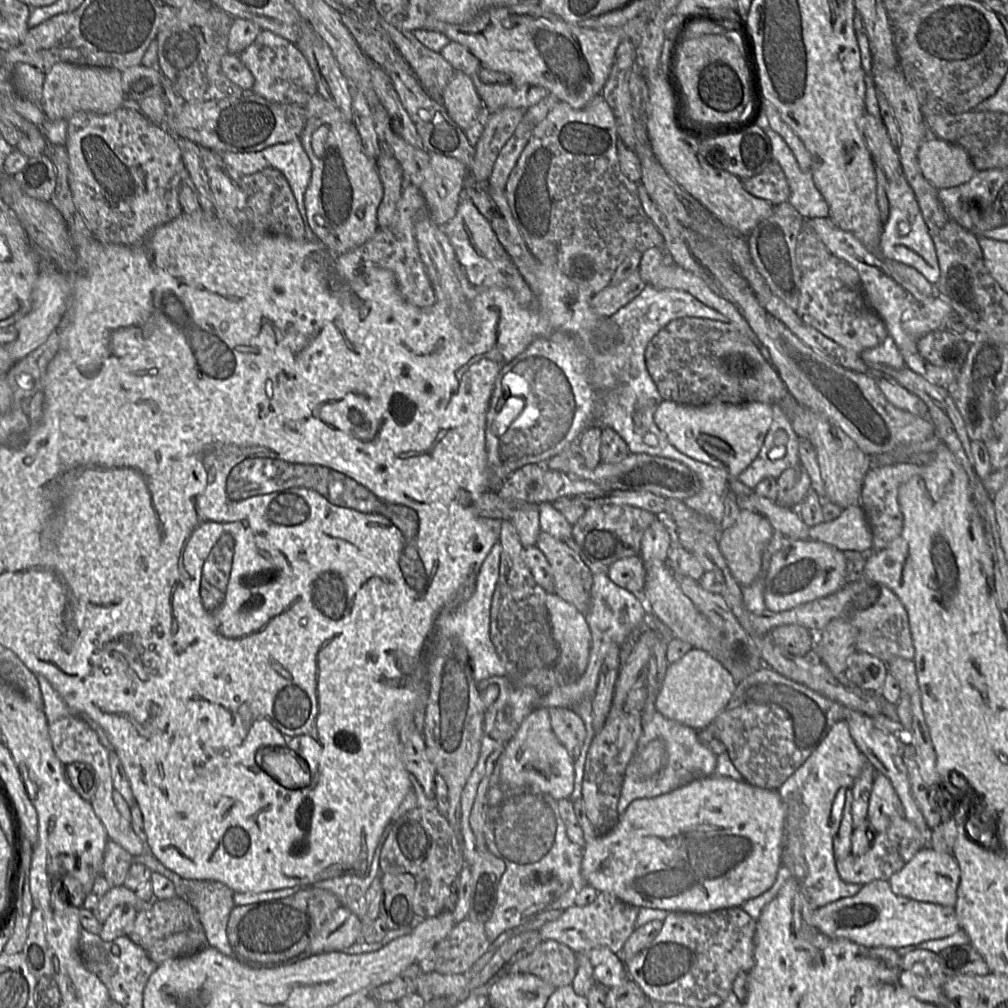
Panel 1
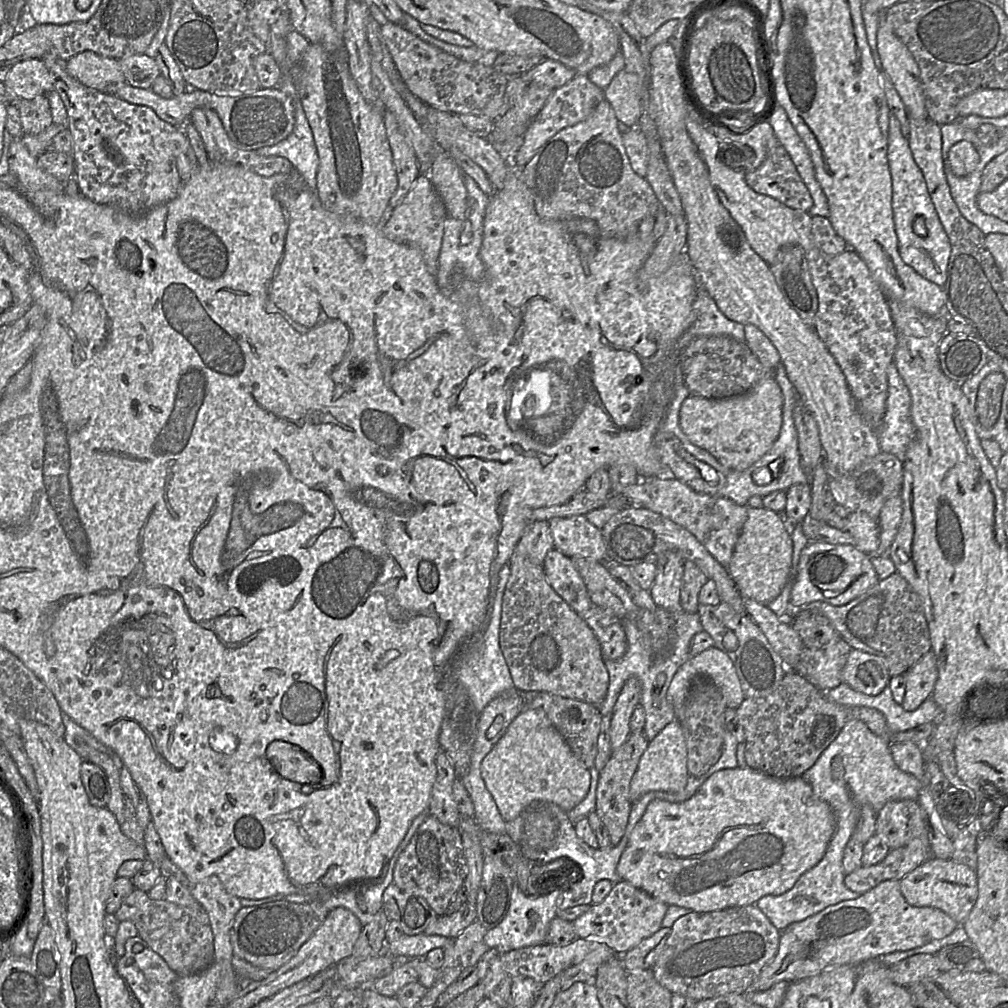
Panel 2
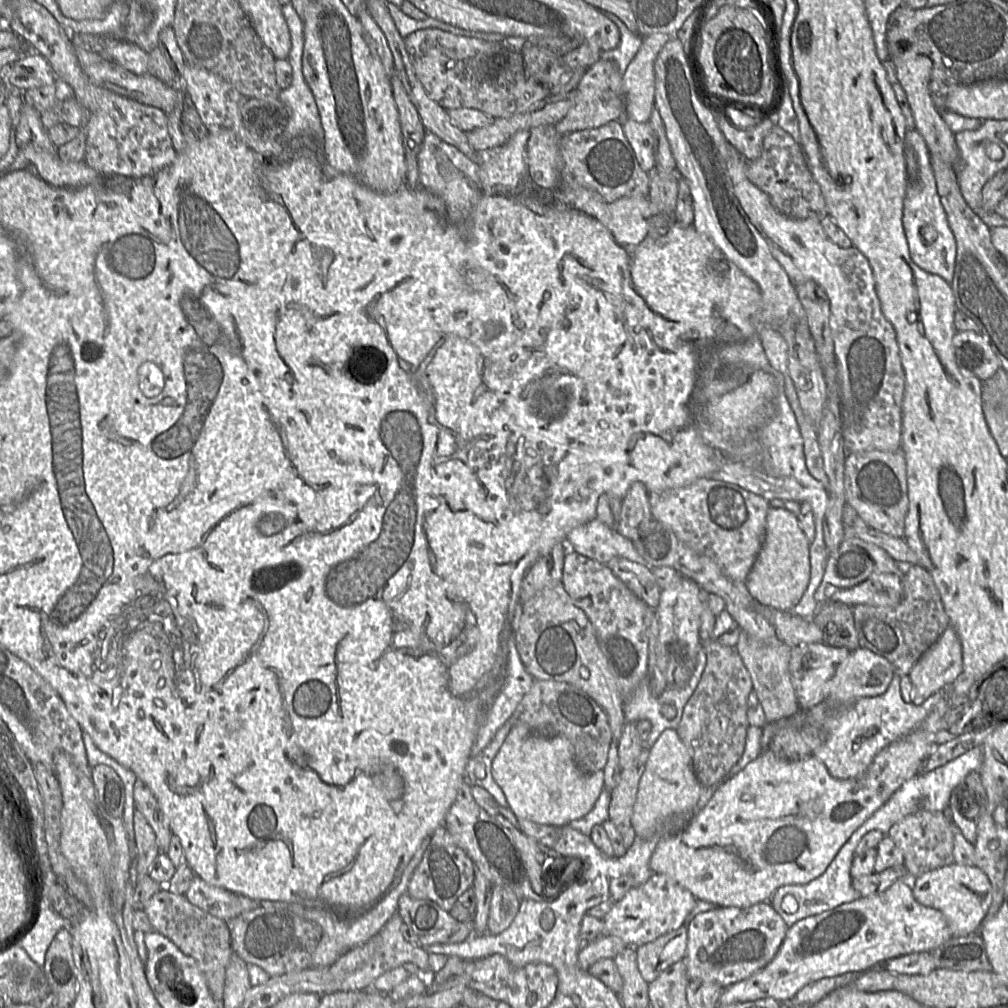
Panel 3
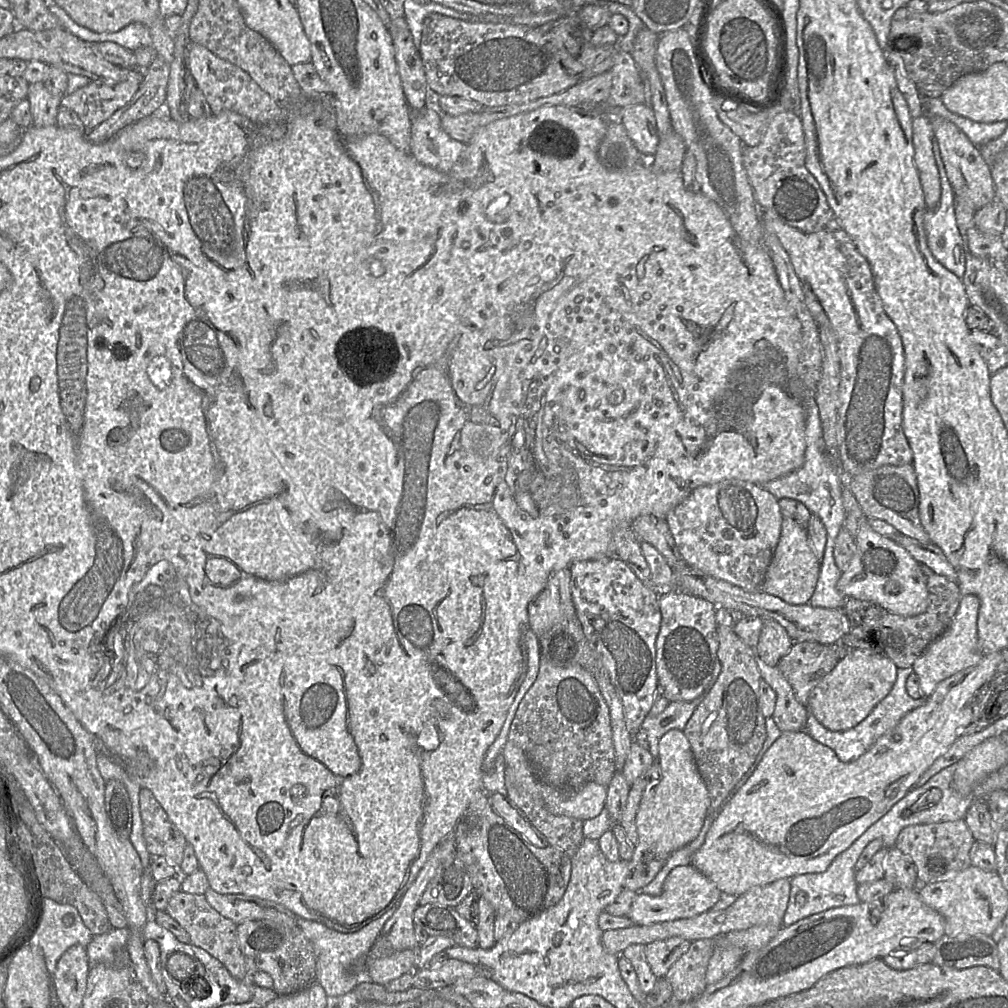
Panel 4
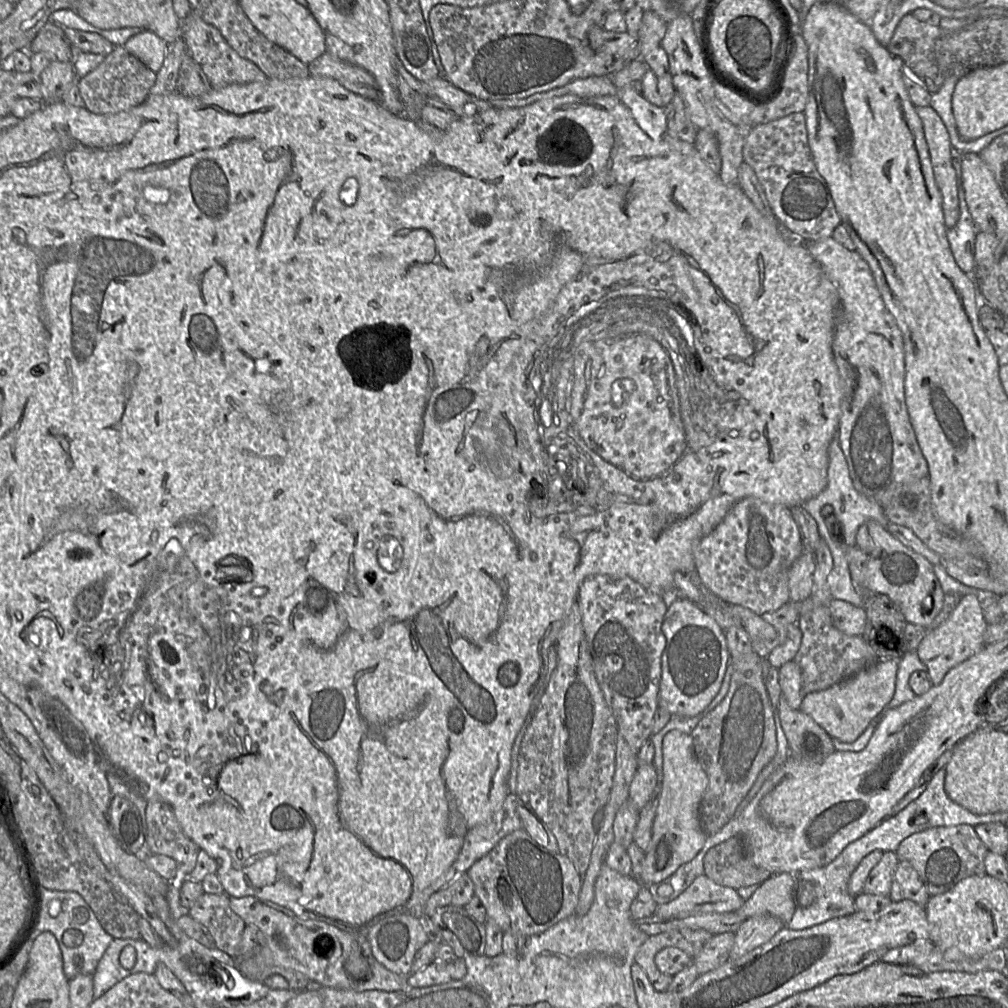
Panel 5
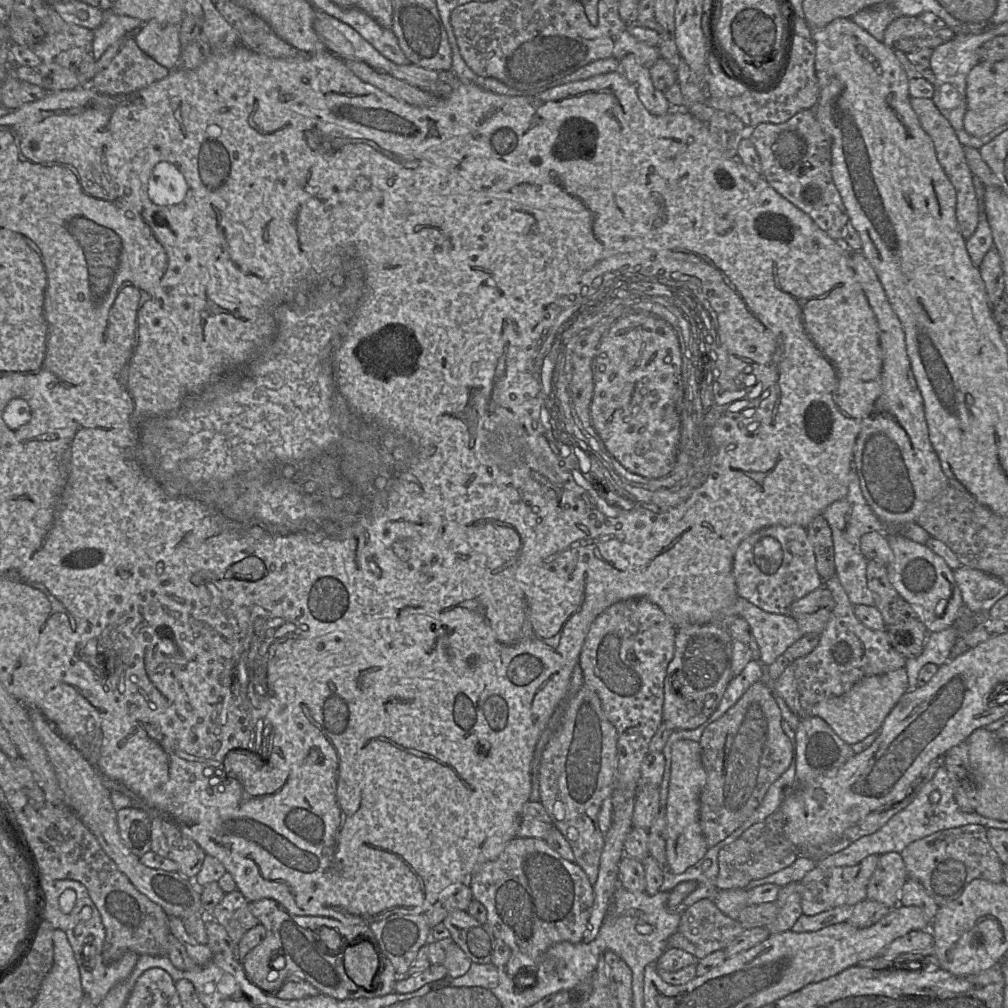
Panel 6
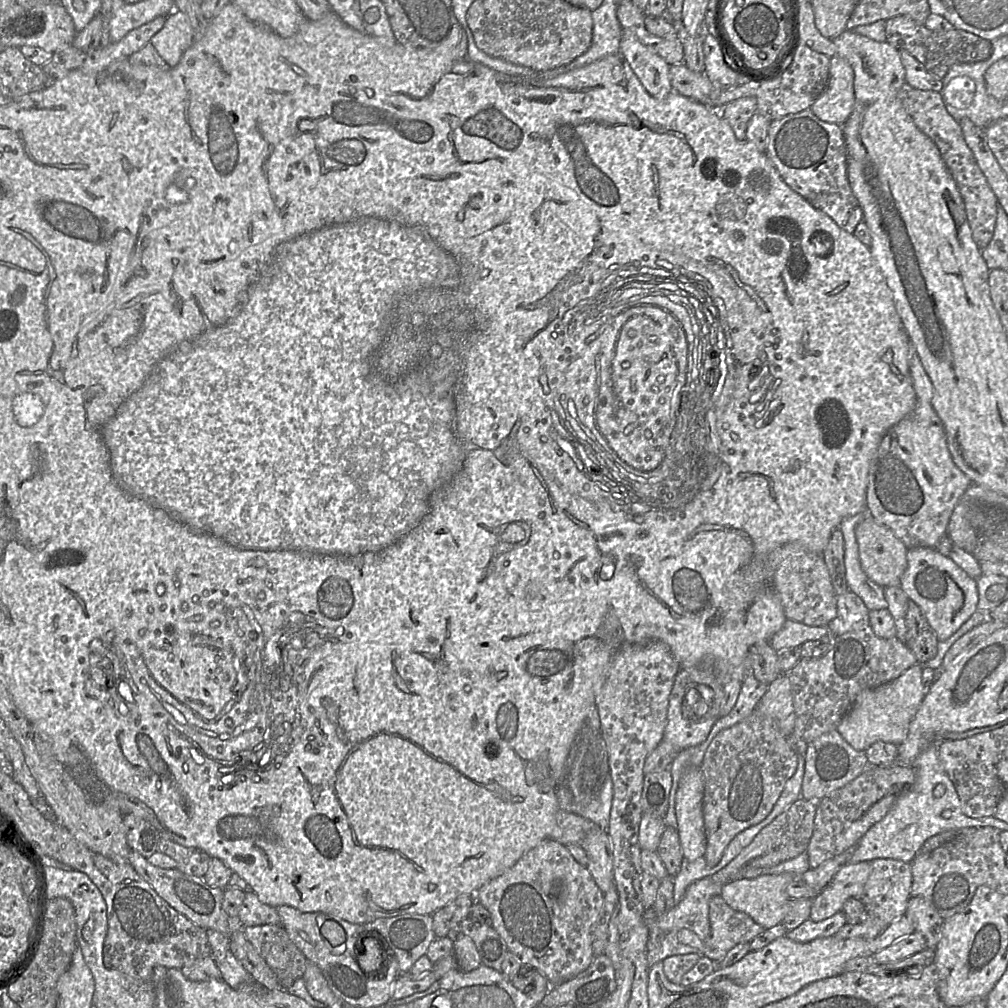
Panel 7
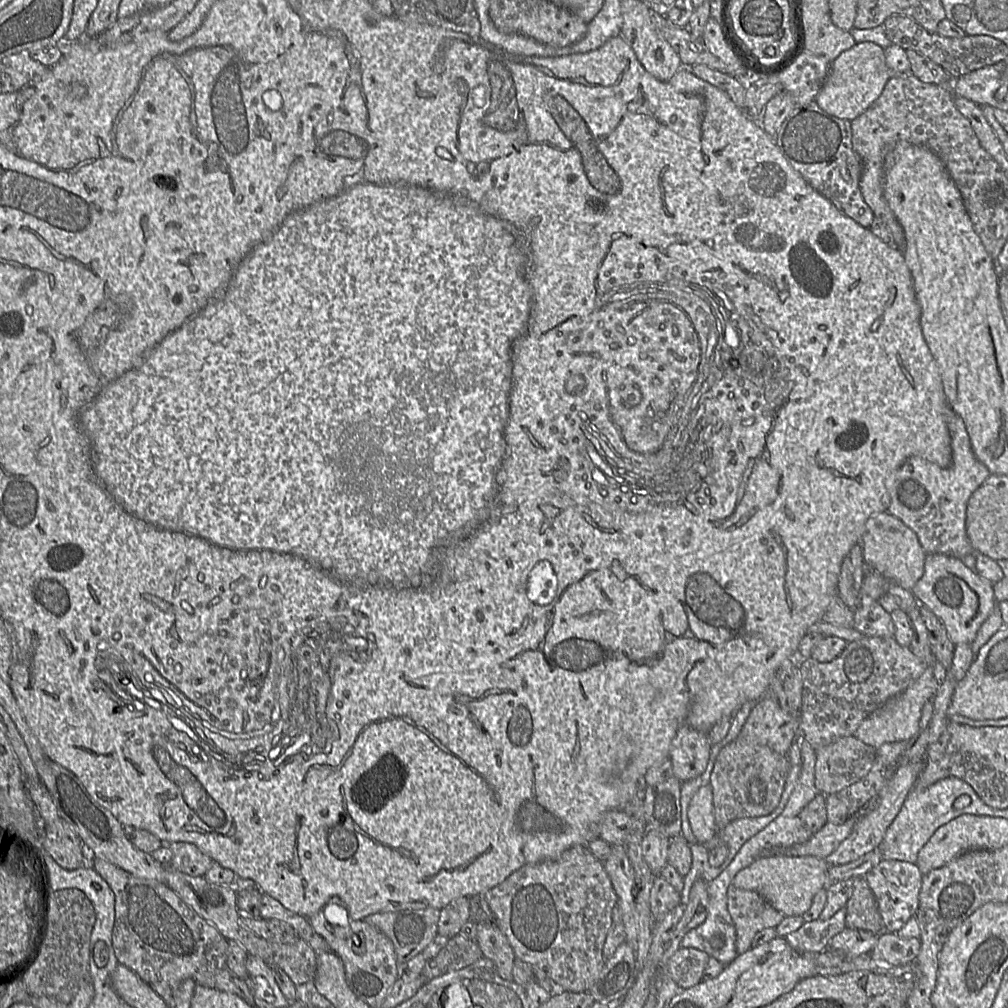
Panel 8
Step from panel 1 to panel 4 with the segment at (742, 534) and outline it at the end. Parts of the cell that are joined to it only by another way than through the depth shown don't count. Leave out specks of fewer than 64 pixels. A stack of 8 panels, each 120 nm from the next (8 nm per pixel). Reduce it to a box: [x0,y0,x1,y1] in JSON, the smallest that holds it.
[761,517,820,605]

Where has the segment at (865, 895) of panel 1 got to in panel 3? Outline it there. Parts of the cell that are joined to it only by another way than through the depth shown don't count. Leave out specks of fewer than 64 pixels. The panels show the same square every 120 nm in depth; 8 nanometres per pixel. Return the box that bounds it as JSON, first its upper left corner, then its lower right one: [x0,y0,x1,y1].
[718,880,952,1006]

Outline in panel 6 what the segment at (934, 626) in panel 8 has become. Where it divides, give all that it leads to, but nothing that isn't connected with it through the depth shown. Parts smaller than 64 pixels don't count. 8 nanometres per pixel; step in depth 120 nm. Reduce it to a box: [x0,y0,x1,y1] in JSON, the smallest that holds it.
[885,597,929,659]

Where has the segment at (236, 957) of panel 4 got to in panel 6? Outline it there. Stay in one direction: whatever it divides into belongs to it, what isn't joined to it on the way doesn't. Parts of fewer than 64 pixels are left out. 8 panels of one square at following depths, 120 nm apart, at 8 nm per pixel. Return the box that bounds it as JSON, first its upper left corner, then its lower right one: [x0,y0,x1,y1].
[206,890,259,945]

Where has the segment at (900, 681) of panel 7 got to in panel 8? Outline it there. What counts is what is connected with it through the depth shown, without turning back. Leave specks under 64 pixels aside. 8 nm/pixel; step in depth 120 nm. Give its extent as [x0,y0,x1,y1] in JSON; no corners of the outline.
[854,667,939,749]

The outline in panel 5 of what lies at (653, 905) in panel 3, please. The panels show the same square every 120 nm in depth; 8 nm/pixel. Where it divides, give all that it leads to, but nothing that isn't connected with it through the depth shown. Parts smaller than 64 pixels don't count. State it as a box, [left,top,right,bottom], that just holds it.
[653,875,744,919]

